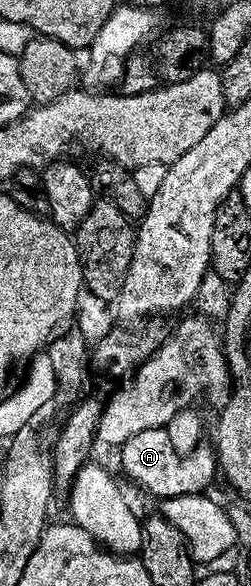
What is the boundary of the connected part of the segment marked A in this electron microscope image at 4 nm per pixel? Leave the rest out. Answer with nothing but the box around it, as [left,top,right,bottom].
[120,429,220,501]

